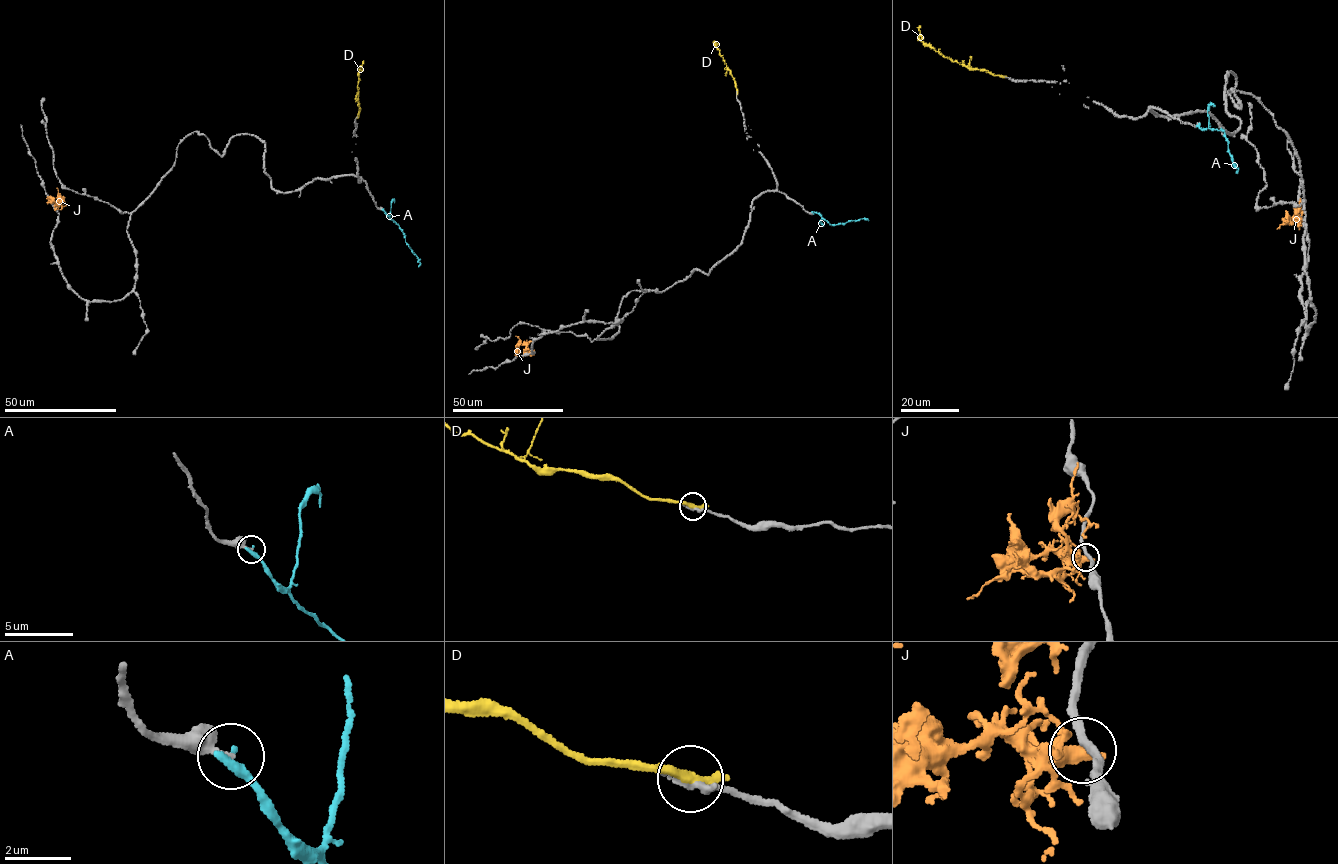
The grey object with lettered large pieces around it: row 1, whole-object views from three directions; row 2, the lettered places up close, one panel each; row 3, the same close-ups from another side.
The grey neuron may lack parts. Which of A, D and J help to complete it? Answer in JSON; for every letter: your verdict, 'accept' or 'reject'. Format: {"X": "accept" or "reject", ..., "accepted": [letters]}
{"A": "reject", "D": "reject", "J": "reject", "accepted": []}

